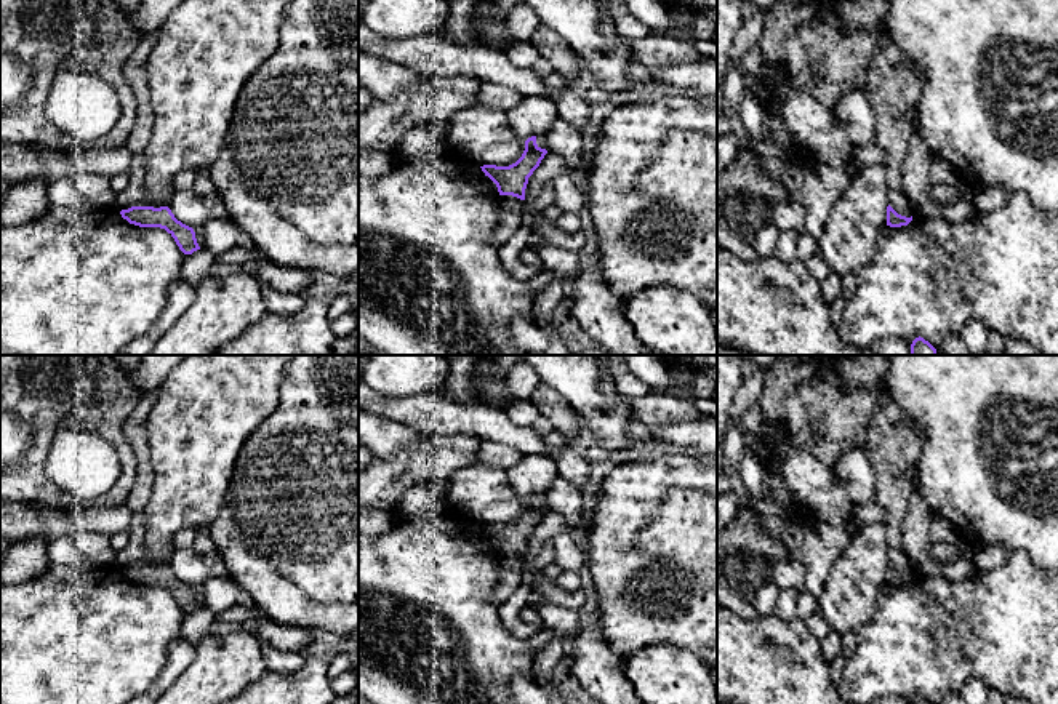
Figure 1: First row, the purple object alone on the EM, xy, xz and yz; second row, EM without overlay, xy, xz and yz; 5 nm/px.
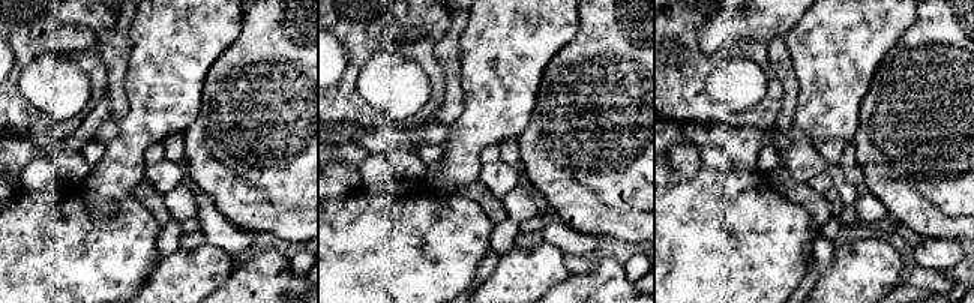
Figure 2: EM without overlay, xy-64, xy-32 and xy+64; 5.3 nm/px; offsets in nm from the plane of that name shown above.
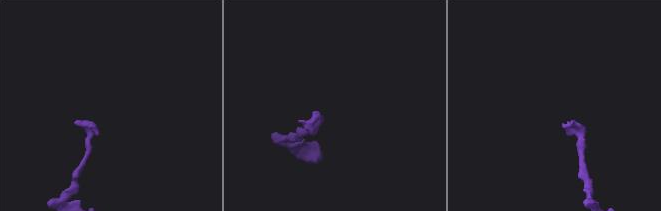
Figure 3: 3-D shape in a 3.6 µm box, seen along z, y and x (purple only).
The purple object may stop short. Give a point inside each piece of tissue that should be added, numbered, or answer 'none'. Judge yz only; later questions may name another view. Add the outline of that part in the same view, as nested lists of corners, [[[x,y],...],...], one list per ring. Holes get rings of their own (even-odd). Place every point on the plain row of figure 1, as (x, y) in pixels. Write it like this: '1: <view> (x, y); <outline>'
1: yz (893, 447); [[[888,402],[868,427],[866,456],[876,475],[876,502],[887,510],[888,563],[901,574],[914,574],[901,549],[901,523],[914,493],[908,469],[917,466],[925,437],[904,422],[900,406]]]

